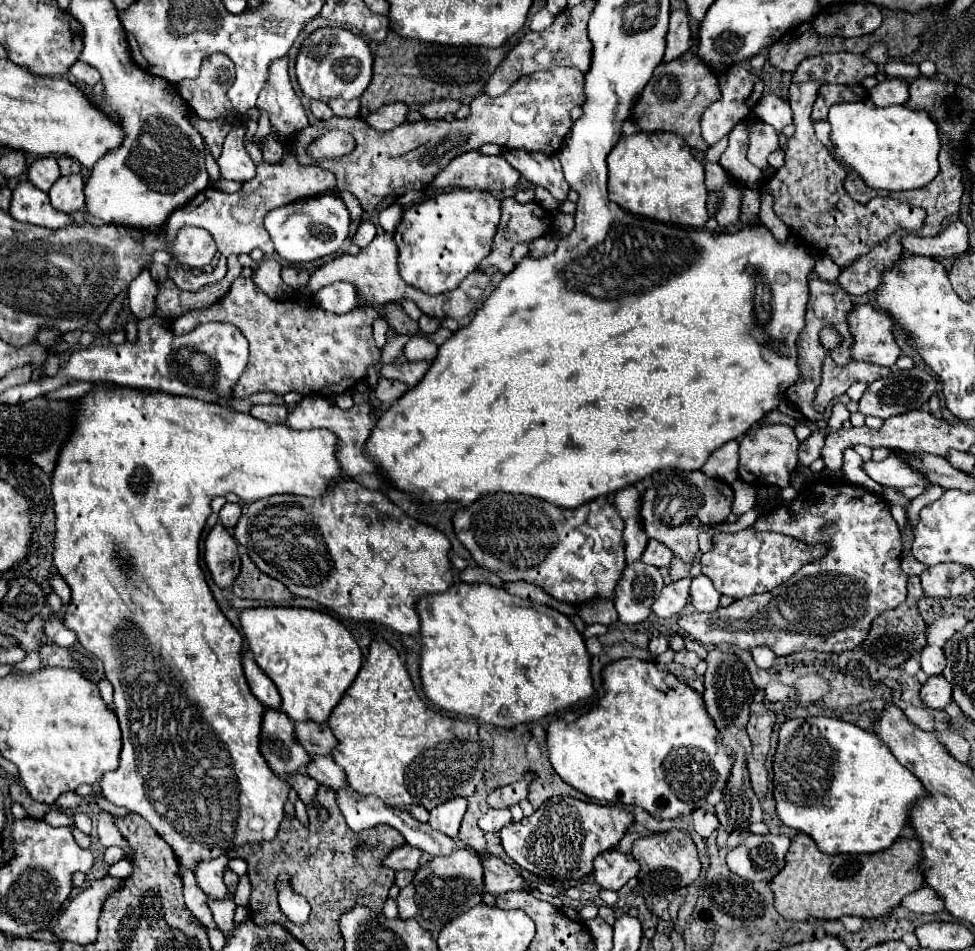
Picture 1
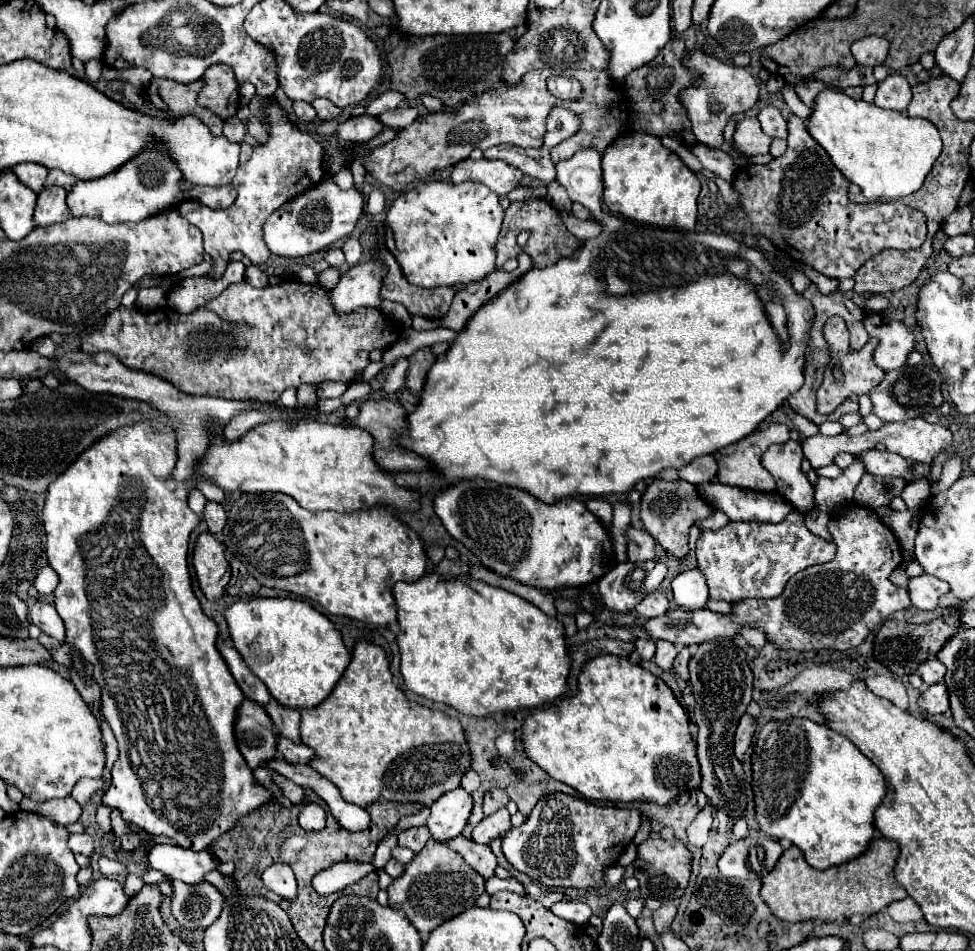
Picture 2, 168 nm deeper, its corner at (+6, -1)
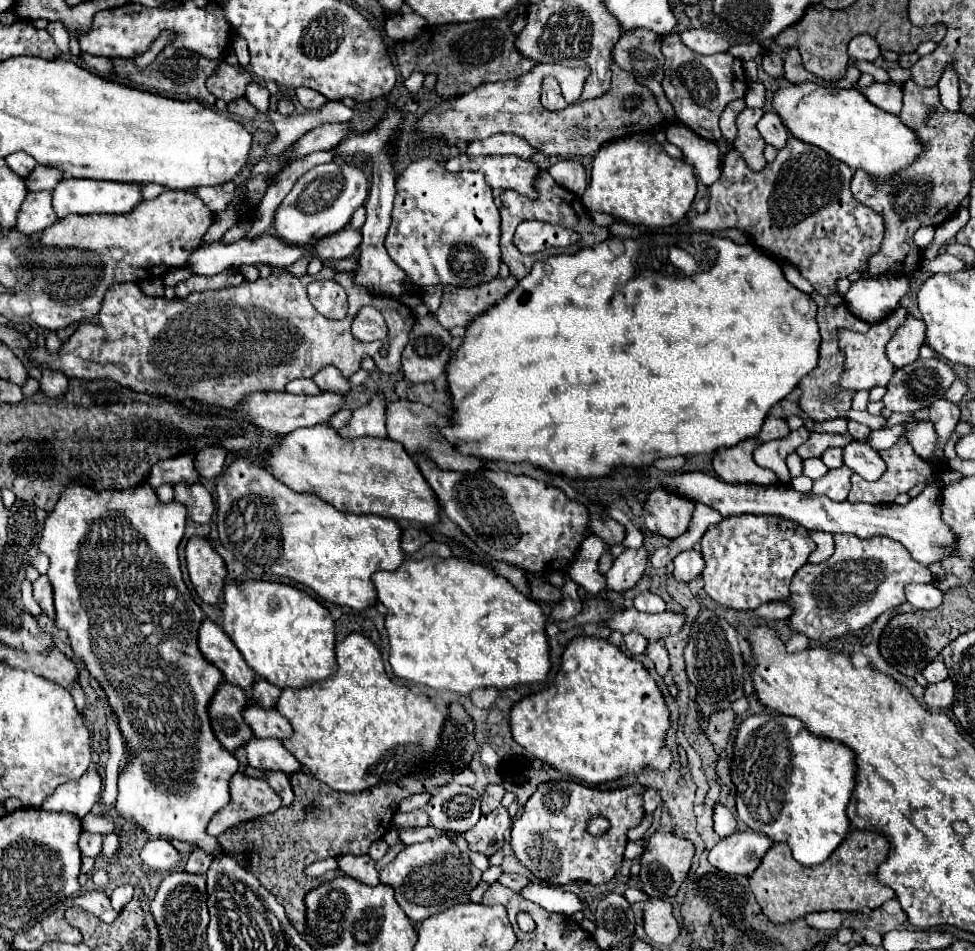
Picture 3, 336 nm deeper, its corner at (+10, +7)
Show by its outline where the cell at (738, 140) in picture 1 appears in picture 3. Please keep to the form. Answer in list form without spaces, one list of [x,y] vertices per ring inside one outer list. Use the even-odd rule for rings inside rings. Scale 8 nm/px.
[[[684,124],[666,126],[666,140],[682,150],[684,160],[694,166],[704,186],[716,182],[720,176],[720,152],[716,144],[702,140],[698,134],[692,134],[692,130],[688,130]]]

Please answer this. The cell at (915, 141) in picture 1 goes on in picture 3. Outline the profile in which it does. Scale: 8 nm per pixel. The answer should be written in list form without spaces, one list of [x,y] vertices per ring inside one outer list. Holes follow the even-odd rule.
[[[816,82],[788,84],[774,92],[772,106],[794,138],[826,150],[852,170],[868,170],[878,182],[910,166],[922,150],[914,130],[906,128],[898,116],[872,106],[856,88],[834,88]]]

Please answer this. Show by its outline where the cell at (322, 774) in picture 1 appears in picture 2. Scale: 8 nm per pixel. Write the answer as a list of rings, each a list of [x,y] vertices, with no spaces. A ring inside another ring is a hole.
[[[280,736],[278,740],[278,754],[288,760],[290,764],[308,764],[314,758],[314,750],[308,748],[306,744],[294,744],[288,738]]]

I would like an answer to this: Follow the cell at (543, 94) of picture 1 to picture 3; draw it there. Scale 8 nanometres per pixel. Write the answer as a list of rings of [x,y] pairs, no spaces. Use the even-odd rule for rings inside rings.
[[[616,62],[612,64],[612,88],[608,94],[570,104],[560,112],[550,112],[540,104],[540,88],[546,76],[554,76],[558,84],[564,88],[566,98],[572,94],[580,94],[586,76],[590,74],[588,66],[582,68],[564,68],[556,64],[538,64],[528,74],[520,76],[520,80],[506,80],[506,82],[486,82],[474,88],[468,94],[456,96],[440,104],[438,108],[430,110],[420,122],[418,130],[426,136],[442,136],[448,144],[456,144],[456,140],[480,140],[494,134],[516,134],[524,138],[530,146],[538,152],[548,156],[562,156],[562,158],[576,158],[576,156],[592,156],[600,150],[600,146],[612,138],[622,138],[638,132],[652,132],[664,122],[664,116],[656,104],[656,98],[646,86],[640,86],[632,74],[620,70]],[[626,94],[636,94],[638,102],[634,110],[626,110],[622,98]]]

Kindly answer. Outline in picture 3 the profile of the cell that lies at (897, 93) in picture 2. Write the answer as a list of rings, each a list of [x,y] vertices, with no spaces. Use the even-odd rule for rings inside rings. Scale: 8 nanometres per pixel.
[[[870,84],[866,88],[856,86],[874,106],[890,112],[890,114],[900,114],[902,110],[902,88],[898,84]]]

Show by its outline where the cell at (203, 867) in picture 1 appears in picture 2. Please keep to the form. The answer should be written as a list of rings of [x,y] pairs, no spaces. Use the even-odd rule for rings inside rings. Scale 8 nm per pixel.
[[[156,844],[148,852],[148,862],[156,870],[186,884],[200,884],[204,882],[204,874],[218,868],[218,858],[214,858],[208,850],[192,852],[188,848],[168,844]]]

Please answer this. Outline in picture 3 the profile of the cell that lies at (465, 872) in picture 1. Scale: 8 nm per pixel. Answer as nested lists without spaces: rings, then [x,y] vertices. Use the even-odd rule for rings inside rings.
[[[438,836],[420,844],[410,844],[380,870],[380,882],[394,888],[396,902],[412,922],[424,922],[432,914],[444,912],[450,906],[466,904],[468,894],[480,882],[482,872],[474,864],[452,864],[456,856],[460,856],[460,850],[456,842],[446,836]]]

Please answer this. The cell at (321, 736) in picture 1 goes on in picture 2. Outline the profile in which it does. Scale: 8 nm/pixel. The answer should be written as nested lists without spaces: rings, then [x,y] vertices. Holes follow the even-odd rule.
[[[270,700],[270,704],[266,706],[266,712],[270,714],[270,718],[272,718],[274,726],[280,730],[280,734],[290,738],[292,742],[302,744],[302,738],[300,738],[300,712],[298,710],[280,706],[278,702]]]

